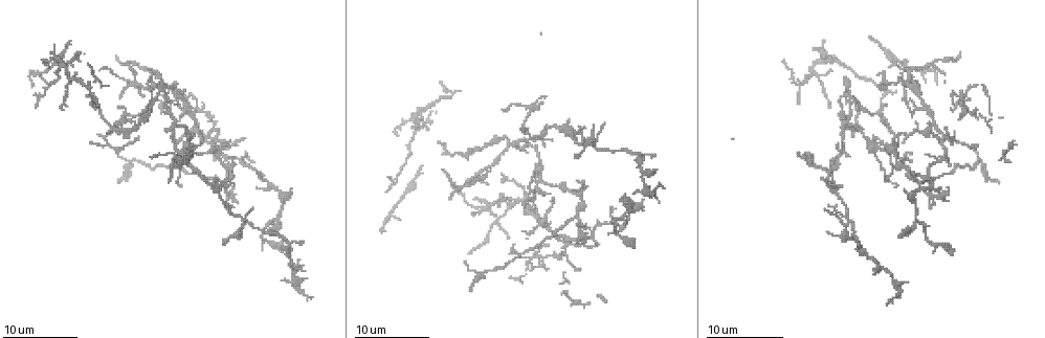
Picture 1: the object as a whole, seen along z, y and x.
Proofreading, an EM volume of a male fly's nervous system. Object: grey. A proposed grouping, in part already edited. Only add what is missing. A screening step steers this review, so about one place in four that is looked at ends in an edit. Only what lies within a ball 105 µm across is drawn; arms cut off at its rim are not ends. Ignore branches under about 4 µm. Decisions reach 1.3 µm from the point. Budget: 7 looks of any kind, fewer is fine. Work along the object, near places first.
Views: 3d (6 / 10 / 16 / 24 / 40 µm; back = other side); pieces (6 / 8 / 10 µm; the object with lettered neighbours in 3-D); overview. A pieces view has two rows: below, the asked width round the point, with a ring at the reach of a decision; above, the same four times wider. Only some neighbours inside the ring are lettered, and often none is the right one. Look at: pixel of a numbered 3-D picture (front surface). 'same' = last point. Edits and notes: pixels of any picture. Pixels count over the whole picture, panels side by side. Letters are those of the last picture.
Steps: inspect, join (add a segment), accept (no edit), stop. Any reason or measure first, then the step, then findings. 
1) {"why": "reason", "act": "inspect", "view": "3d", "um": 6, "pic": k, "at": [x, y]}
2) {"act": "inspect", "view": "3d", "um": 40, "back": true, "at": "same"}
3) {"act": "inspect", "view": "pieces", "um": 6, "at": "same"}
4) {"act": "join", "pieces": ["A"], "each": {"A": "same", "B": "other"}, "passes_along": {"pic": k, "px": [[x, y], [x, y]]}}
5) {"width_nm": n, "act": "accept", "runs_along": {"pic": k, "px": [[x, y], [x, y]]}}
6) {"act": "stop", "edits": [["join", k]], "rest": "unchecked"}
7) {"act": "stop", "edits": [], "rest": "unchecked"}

{"why": "free end", "act": "inspect", "view": "3d", "um": 10, "pic": 1, "at": [63, 111]}

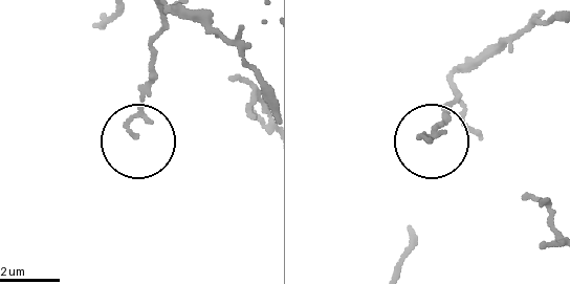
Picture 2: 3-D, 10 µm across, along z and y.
{"act": "inspect", "view": "pieces", "um": 8, "pic": 2, "at": [428, 141]}

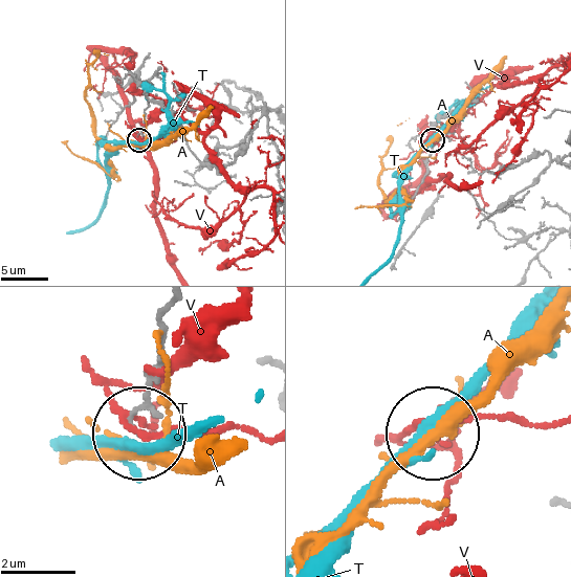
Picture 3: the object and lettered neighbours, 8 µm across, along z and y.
{"act": "accept", "each": {"A": "other", "T": "other", "V": "other"}, "found": "no lettered segment goes on from it"}

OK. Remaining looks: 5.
{"why": "tapers out", "act": "inspect", "view": "pieces", "um": 6, "pic": 1, "at": [872, 135]}

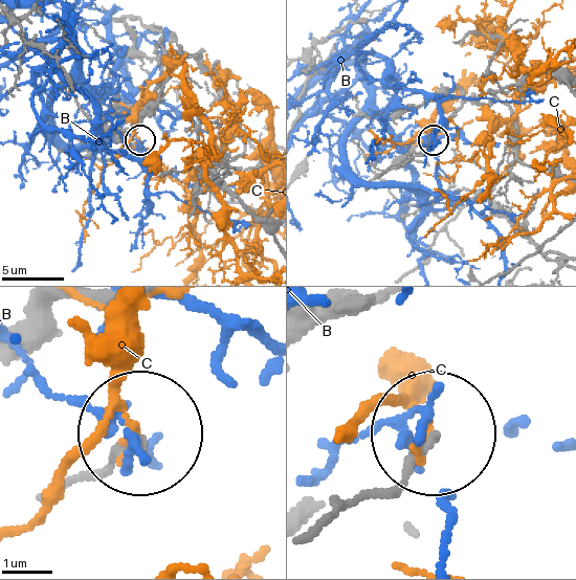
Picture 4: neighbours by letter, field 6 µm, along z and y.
{"width_nm": 160, "act": "accept", "each": {"B": "other", "C": "other"}, "runs_along": {"pic": 4, "px": [[346, 512], [396, 487], [429, 441]]}, "found": "none of them fits"}

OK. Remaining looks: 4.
{"why": "branch stops here", "act": "inspect", "view": "3d", "um": 6, "pic": 1, "at": [937, 82]}

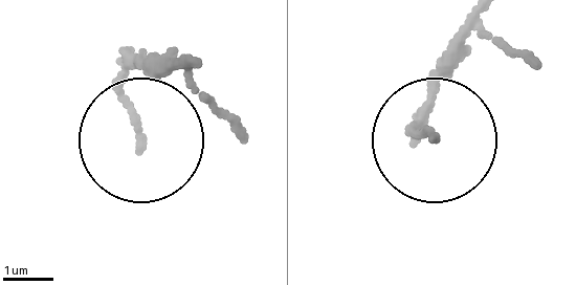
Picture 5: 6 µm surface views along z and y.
{"act": "inspect", "view": "pieces", "um": 8, "pic": 5, "at": [433, 136]}

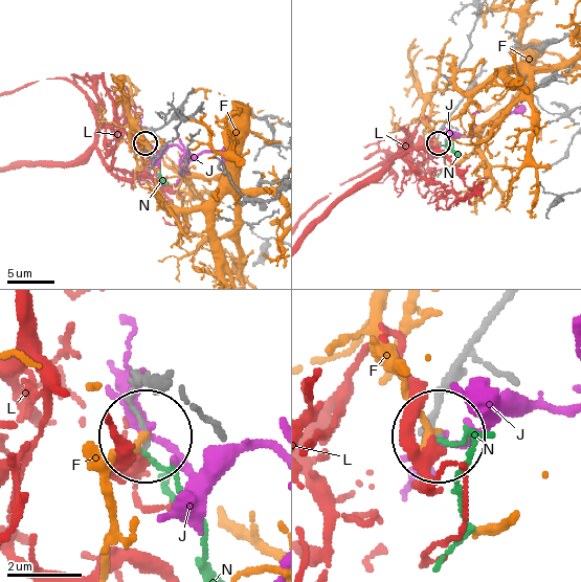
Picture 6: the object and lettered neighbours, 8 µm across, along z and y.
{"act": "accept", "each": {"F": "other", "J": "other", "L": "other", "N": "other"}, "found": "none of them fits"}

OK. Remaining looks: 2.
{"act": "stop", "edits": [], "rest": "unchecked"}

